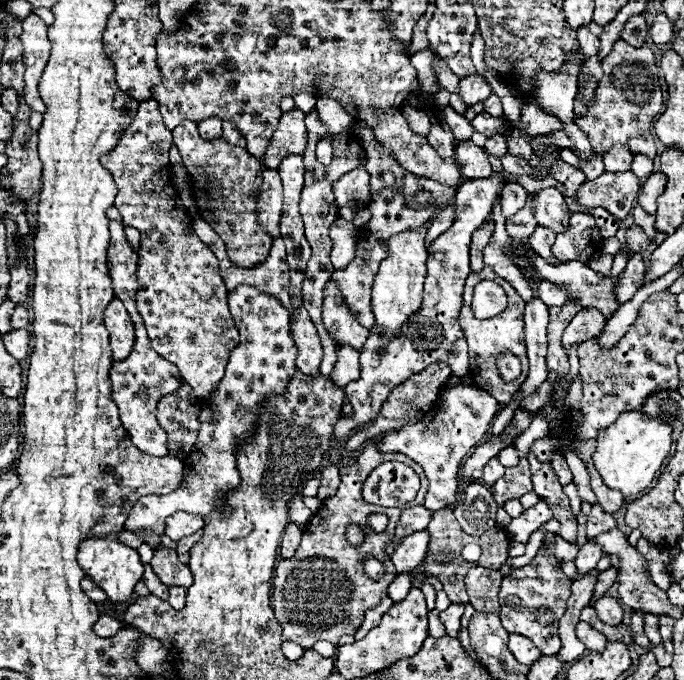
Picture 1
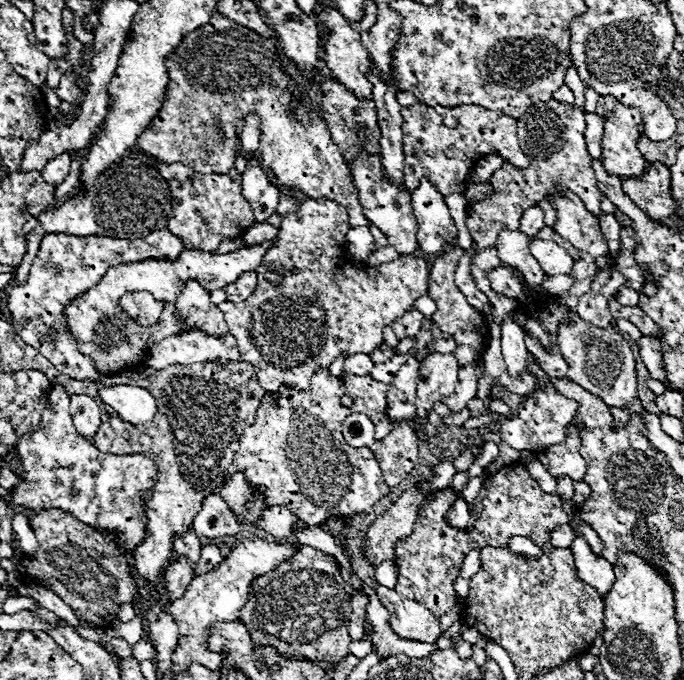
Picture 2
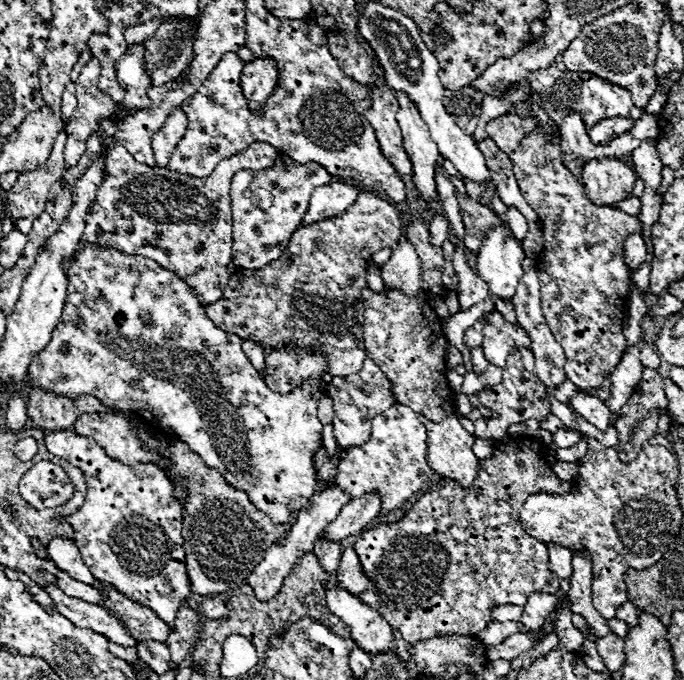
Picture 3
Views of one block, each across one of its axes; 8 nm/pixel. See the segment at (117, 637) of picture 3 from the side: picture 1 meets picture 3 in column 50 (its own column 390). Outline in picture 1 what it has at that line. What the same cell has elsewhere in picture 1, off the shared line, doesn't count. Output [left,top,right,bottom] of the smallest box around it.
[388,574,412,604]

